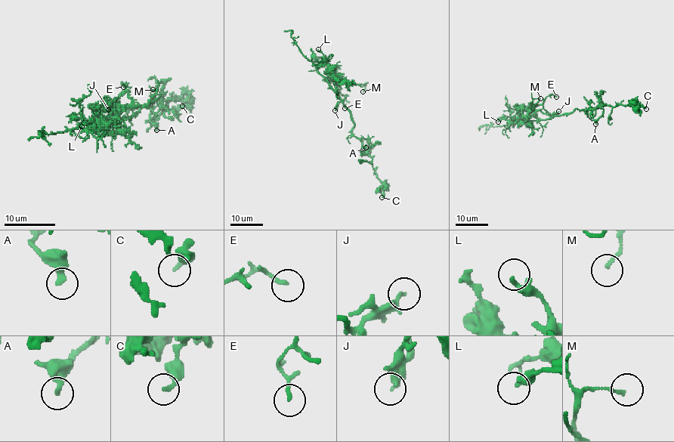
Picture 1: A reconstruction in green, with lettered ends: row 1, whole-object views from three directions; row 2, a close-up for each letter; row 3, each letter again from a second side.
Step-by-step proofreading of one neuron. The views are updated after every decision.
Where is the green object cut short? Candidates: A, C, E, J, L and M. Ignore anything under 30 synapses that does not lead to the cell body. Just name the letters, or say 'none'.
none

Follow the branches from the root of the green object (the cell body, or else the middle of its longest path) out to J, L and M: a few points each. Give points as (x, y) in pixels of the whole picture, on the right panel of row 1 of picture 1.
J: (556, 115), (540, 119), (532, 115), (541, 110), (552, 116), (558, 111)
L: (556, 115), (545, 119), (530, 116), (524, 121), (501, 119), (498, 122)
M: (556, 115), (545, 119), (532, 115), (533, 99), (540, 98)

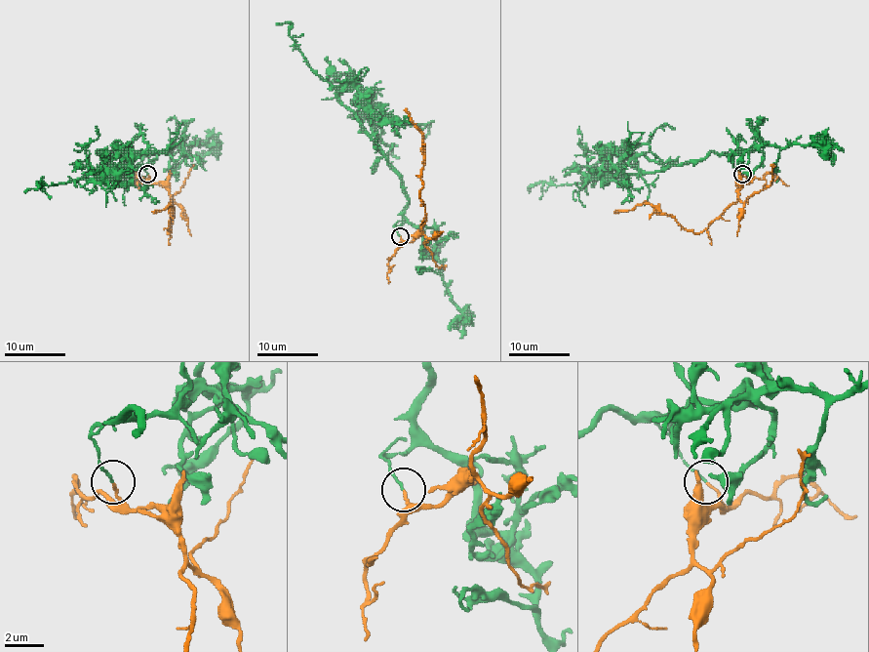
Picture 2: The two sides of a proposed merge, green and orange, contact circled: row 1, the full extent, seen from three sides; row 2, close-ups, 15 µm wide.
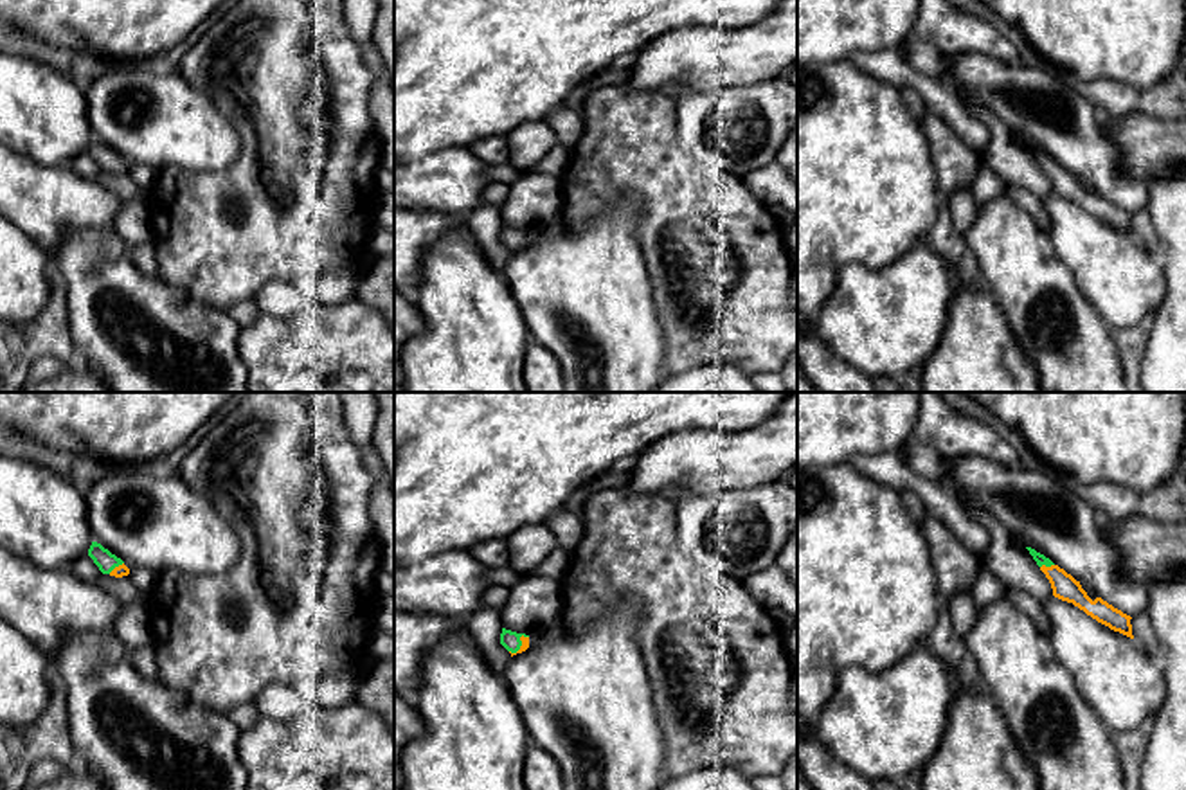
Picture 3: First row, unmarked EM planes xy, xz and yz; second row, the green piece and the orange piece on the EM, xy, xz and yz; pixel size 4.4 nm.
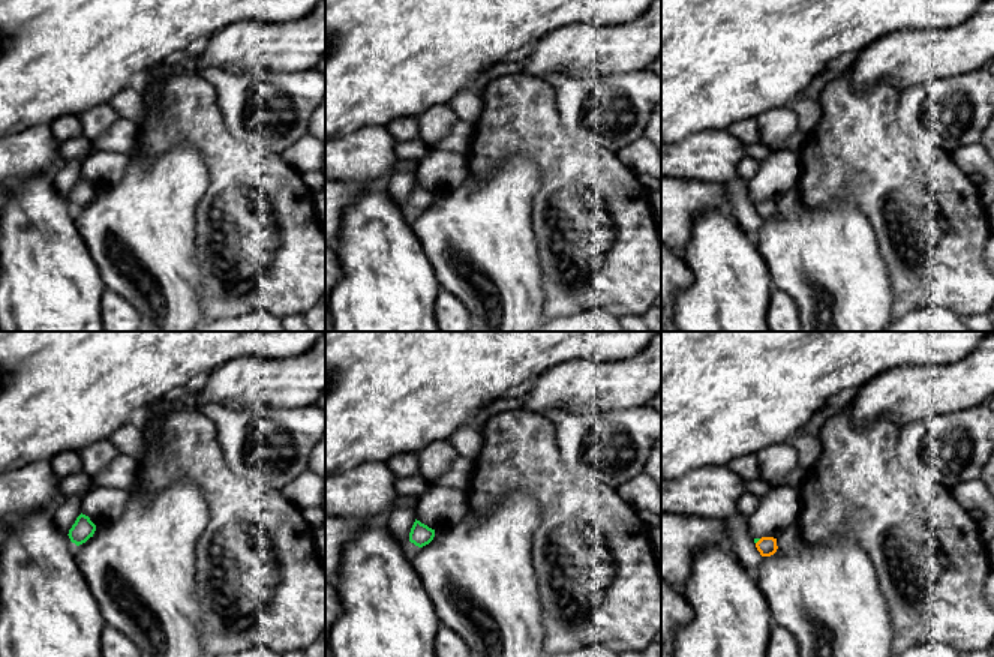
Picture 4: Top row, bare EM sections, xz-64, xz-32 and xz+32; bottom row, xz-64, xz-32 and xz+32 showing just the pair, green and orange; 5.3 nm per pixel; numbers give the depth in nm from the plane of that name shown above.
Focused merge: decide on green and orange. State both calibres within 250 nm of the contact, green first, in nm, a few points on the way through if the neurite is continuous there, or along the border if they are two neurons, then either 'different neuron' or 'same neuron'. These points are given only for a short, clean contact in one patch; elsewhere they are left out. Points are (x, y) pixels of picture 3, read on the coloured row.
50 nm thick on the green side, 110 nm on the other; border along yz (1053, 564), (1041, 567); different neuron

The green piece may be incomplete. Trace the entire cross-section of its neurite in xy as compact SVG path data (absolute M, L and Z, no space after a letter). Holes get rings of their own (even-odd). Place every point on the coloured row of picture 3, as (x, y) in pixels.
M92 542L88 549L88 556L94 560L94 563L99 567L103 574L110 574L115 567L124 563L121 558L112 554L108 549L104 549L97 542Z

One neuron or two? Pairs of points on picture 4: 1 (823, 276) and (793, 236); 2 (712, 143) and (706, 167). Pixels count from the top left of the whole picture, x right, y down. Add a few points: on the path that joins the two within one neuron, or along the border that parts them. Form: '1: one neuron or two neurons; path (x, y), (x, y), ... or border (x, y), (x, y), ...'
1: one neuron; path (823, 266), (804, 246)
2: one neuron; path (712, 149), (708, 161)

